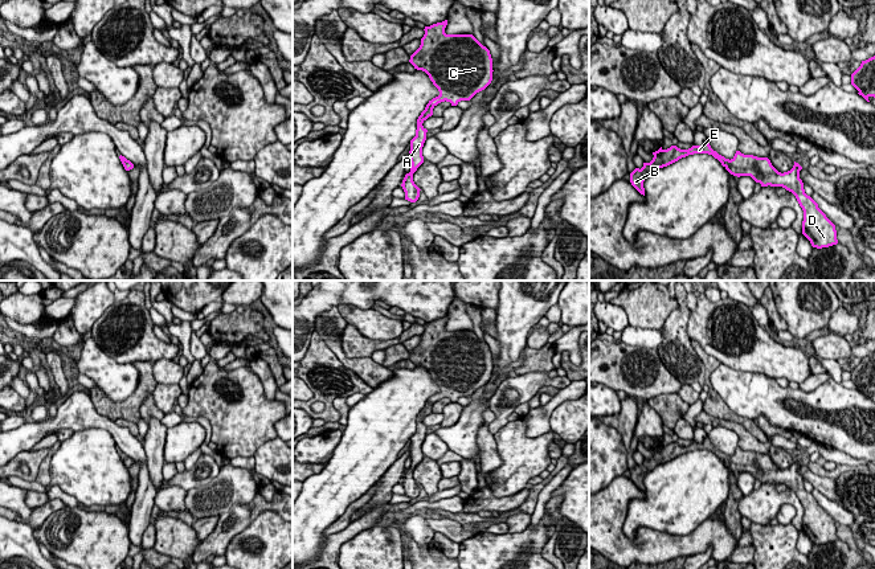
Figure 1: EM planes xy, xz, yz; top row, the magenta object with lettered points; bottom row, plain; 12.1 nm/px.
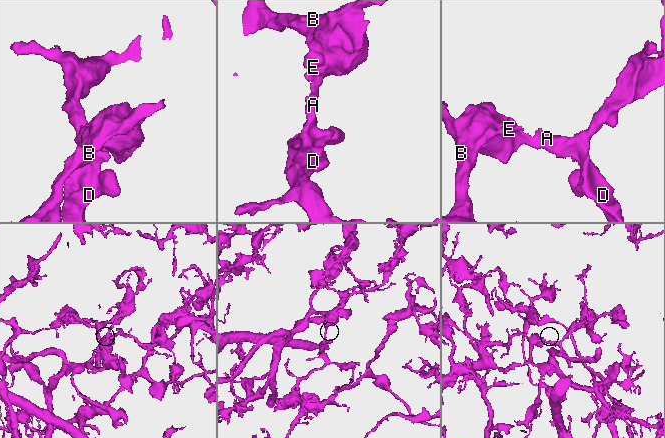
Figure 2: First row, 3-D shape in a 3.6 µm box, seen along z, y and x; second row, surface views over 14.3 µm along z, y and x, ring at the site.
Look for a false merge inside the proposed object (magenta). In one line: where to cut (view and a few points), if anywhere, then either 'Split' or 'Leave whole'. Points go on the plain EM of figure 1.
No split. Leave whole

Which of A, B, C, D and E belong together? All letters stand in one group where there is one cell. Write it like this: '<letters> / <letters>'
A B C D E

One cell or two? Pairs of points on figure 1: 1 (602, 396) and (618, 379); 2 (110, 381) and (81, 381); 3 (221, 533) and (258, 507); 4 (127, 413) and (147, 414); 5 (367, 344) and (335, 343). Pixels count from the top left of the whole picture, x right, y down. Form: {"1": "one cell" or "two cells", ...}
{"1": "two cells", "2": "two cells", "3": "one cell", "4": "two cells", "5": "two cells"}

